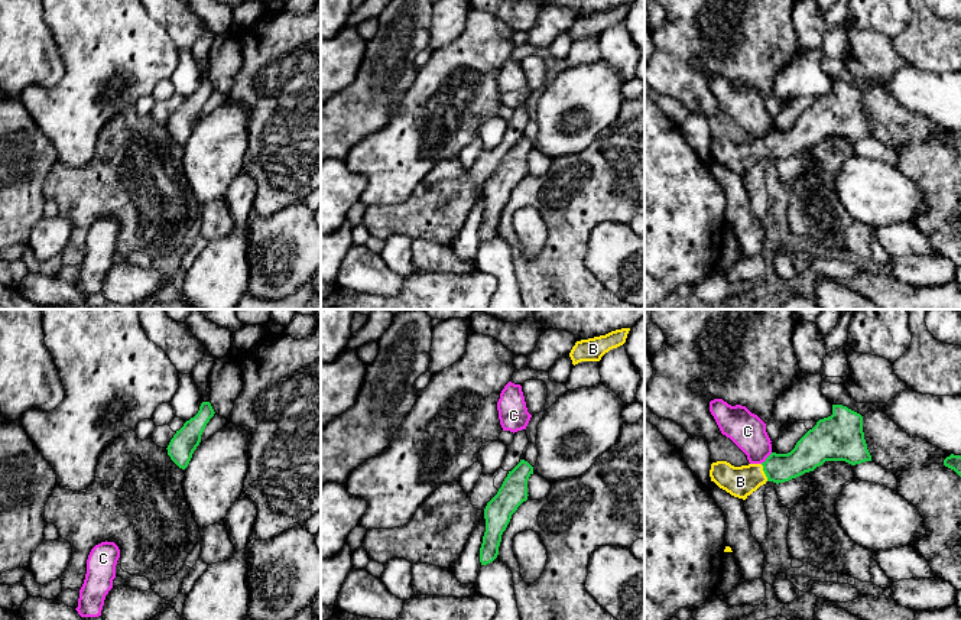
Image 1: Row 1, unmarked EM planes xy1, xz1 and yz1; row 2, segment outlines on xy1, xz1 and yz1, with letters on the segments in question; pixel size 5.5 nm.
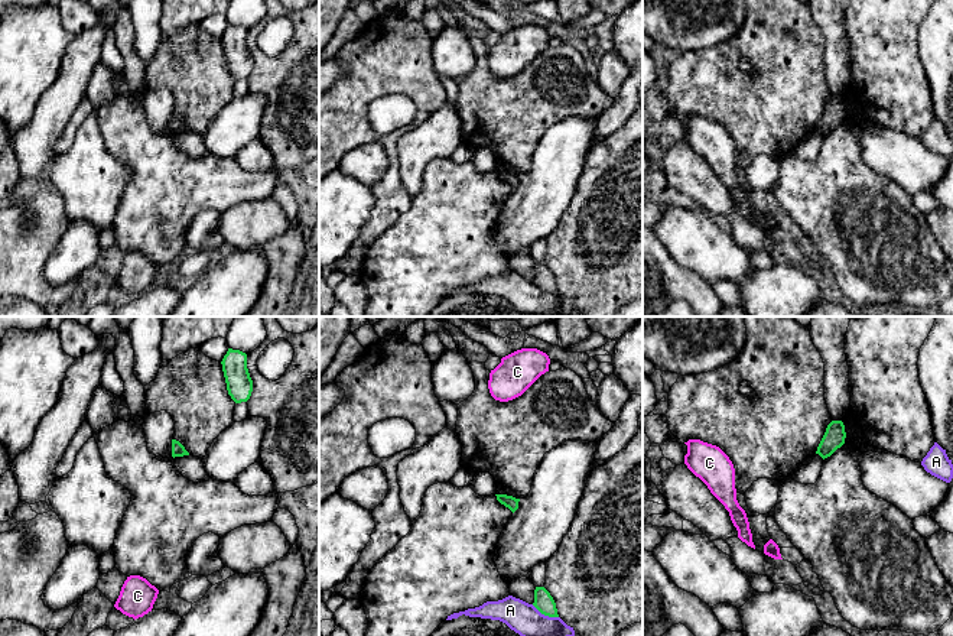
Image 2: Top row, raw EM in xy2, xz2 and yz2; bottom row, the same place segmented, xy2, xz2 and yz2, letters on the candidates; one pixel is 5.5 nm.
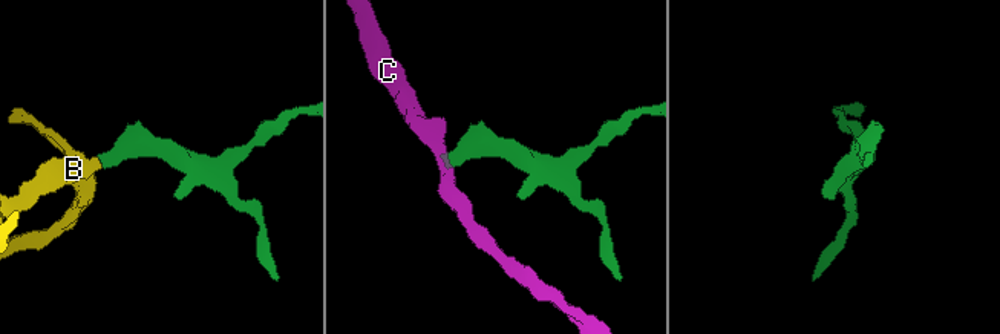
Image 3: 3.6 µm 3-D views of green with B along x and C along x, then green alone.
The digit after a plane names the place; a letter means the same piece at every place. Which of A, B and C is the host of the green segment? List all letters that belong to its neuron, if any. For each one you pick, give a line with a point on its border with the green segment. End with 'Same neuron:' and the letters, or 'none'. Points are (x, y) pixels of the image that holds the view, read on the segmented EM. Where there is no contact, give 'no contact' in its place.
B: contact yz1 (765, 473)
Same neuron: B

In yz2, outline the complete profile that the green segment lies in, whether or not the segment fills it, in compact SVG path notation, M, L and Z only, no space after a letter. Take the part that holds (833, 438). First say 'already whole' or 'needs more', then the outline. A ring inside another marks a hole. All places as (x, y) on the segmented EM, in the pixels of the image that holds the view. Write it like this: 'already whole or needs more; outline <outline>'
already whole; outline M832 421L817 447L816 454L823 460L830 457L837 448L845 444L846 432L842 421Z

